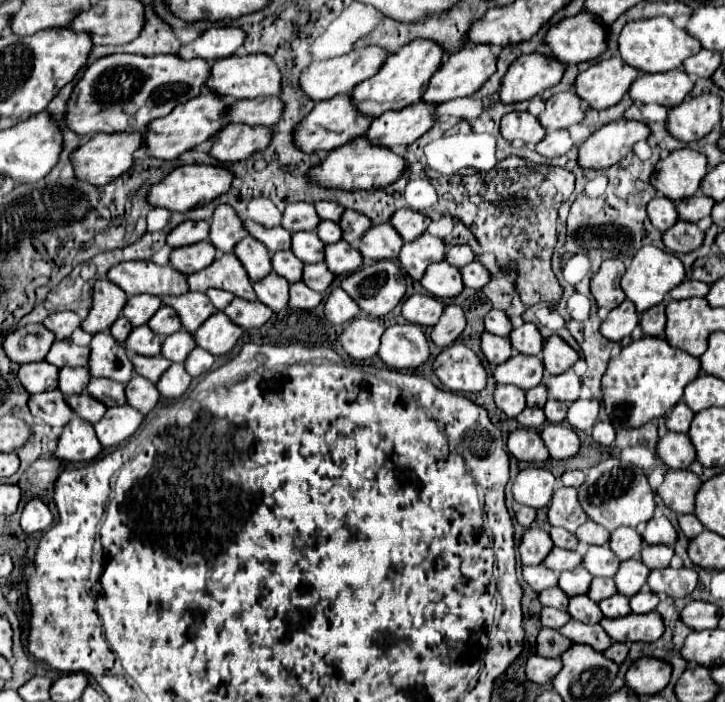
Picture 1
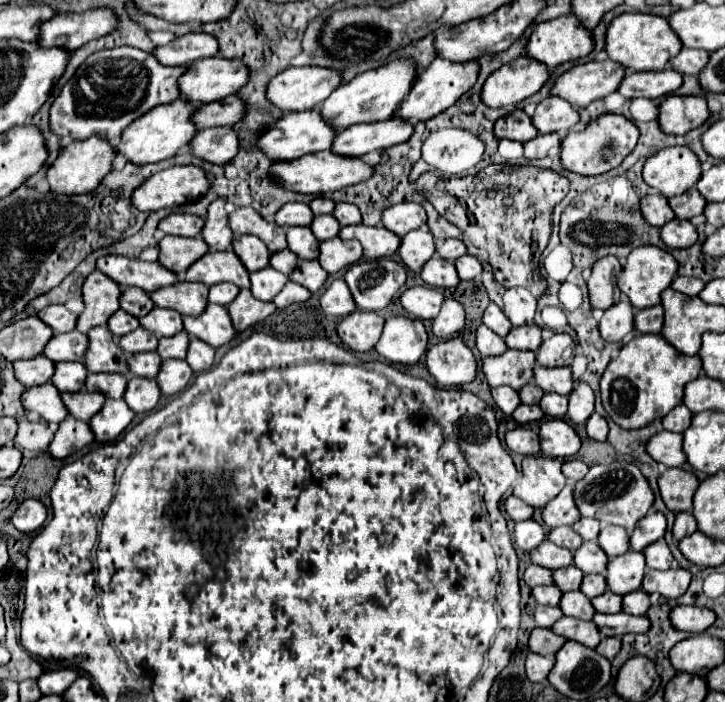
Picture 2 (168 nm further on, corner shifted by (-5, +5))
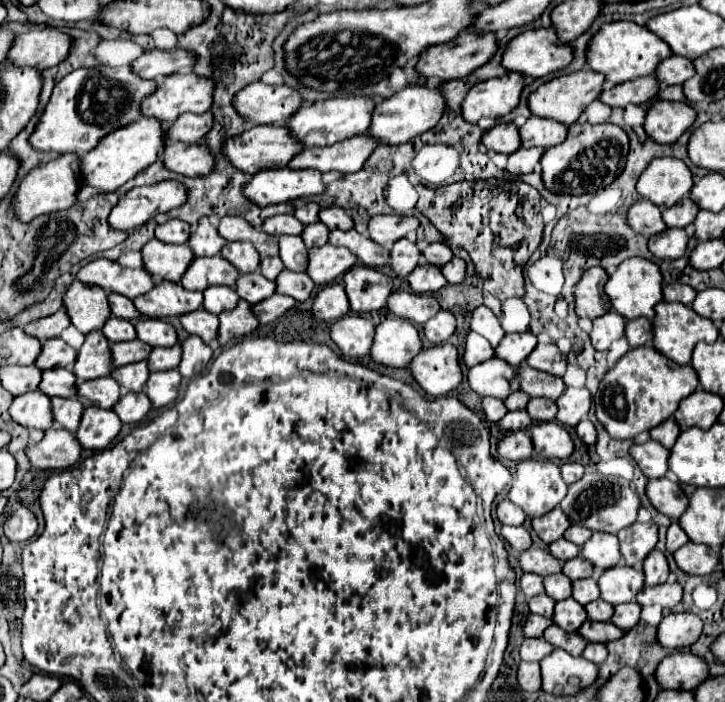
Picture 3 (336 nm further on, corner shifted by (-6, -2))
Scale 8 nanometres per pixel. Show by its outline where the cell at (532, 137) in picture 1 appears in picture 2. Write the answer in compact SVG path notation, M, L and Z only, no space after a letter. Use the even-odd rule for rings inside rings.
M517 108L511 114L507 114L495 122L493 134L499 140L509 138L509 140L517 140L517 142L527 142L537 136L537 130L529 122L531 122L531 118L521 108Z

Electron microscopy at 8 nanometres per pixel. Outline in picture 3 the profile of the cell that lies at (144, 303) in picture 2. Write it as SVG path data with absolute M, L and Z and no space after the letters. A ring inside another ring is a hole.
M110 293L110 295L108 295L108 301L110 301L110 309L112 309L112 315L114 315L114 317L128 319L128 321L140 319L140 311L138 311L138 309L134 307L134 303L132 303L130 299L126 299L124 295Z

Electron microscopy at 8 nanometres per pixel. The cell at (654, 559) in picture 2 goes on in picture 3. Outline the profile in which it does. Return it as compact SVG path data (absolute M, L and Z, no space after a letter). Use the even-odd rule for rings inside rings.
M654 549L644 559L644 575L646 575L646 585L666 583L666 579L668 579L668 561L666 561L662 551Z

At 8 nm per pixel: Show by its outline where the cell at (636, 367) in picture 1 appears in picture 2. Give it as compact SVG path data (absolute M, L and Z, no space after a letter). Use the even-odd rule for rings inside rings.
M643 334L625 344L601 378L601 404L607 416L621 428L633 430L663 418L673 406L681 404L683 388L701 372L699 356L679 354L663 336Z

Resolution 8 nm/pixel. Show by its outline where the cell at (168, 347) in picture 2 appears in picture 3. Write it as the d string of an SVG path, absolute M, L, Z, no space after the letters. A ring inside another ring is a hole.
M178 343L174 347L154 347L148 357L148 369L150 371L176 369L180 359L182 359L182 351L180 351Z

